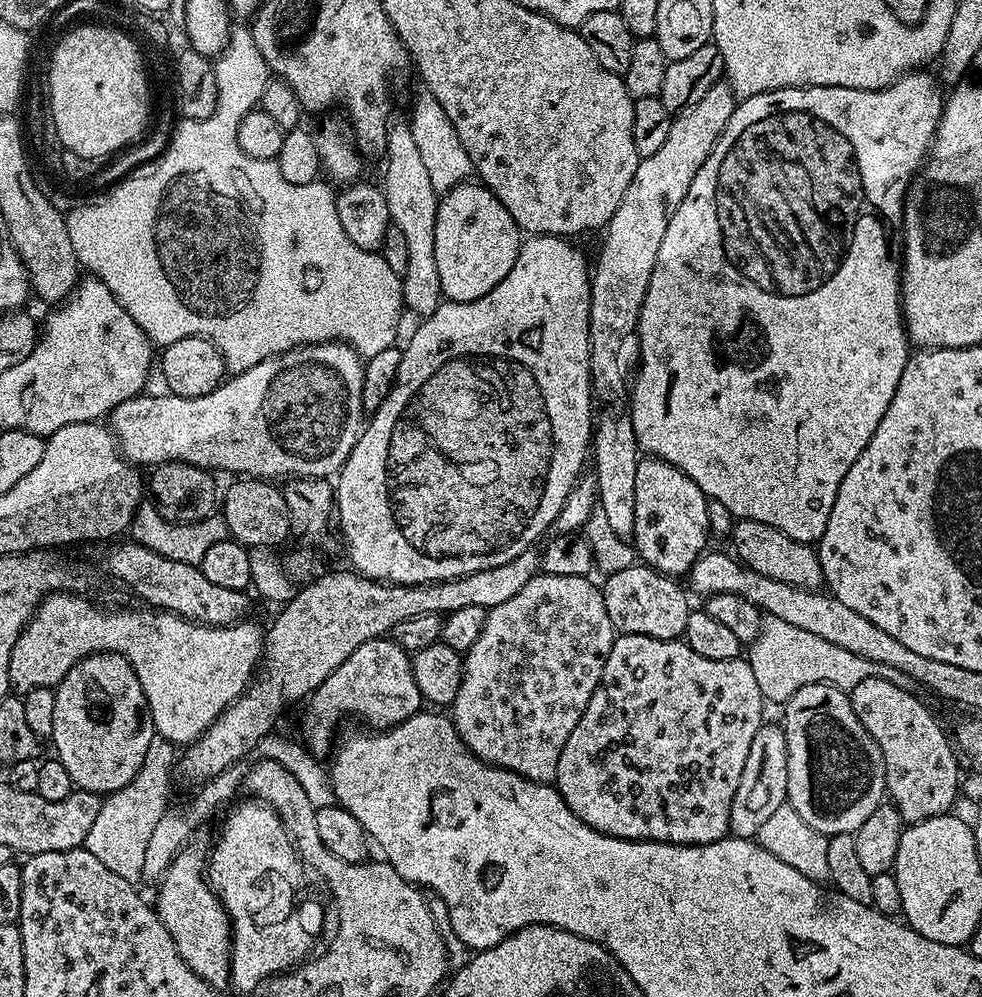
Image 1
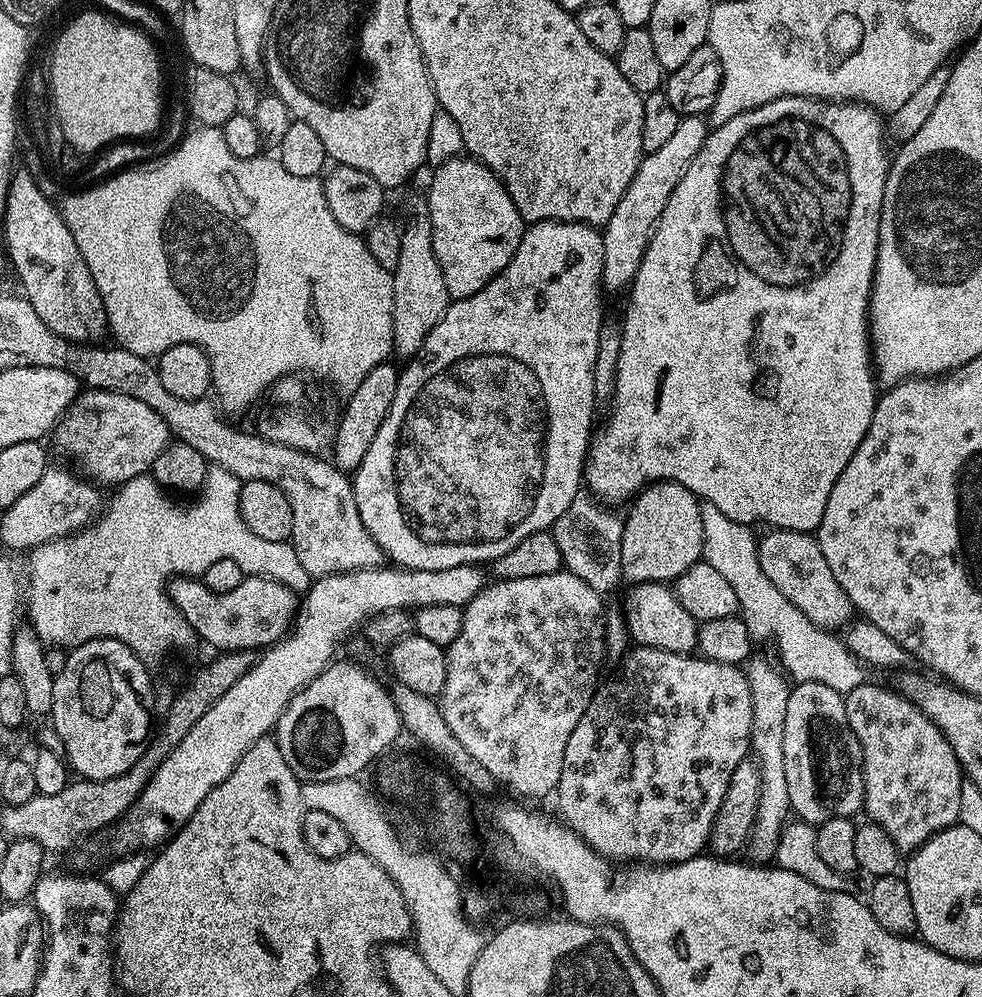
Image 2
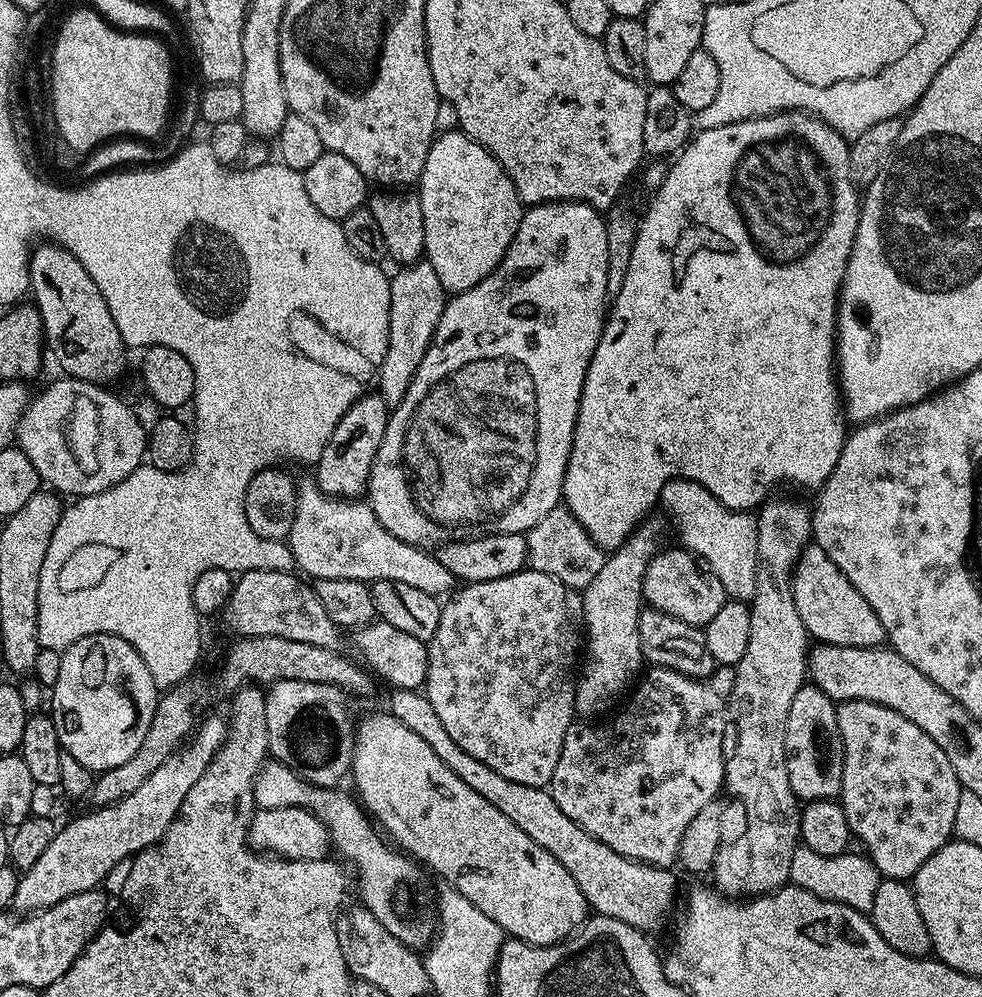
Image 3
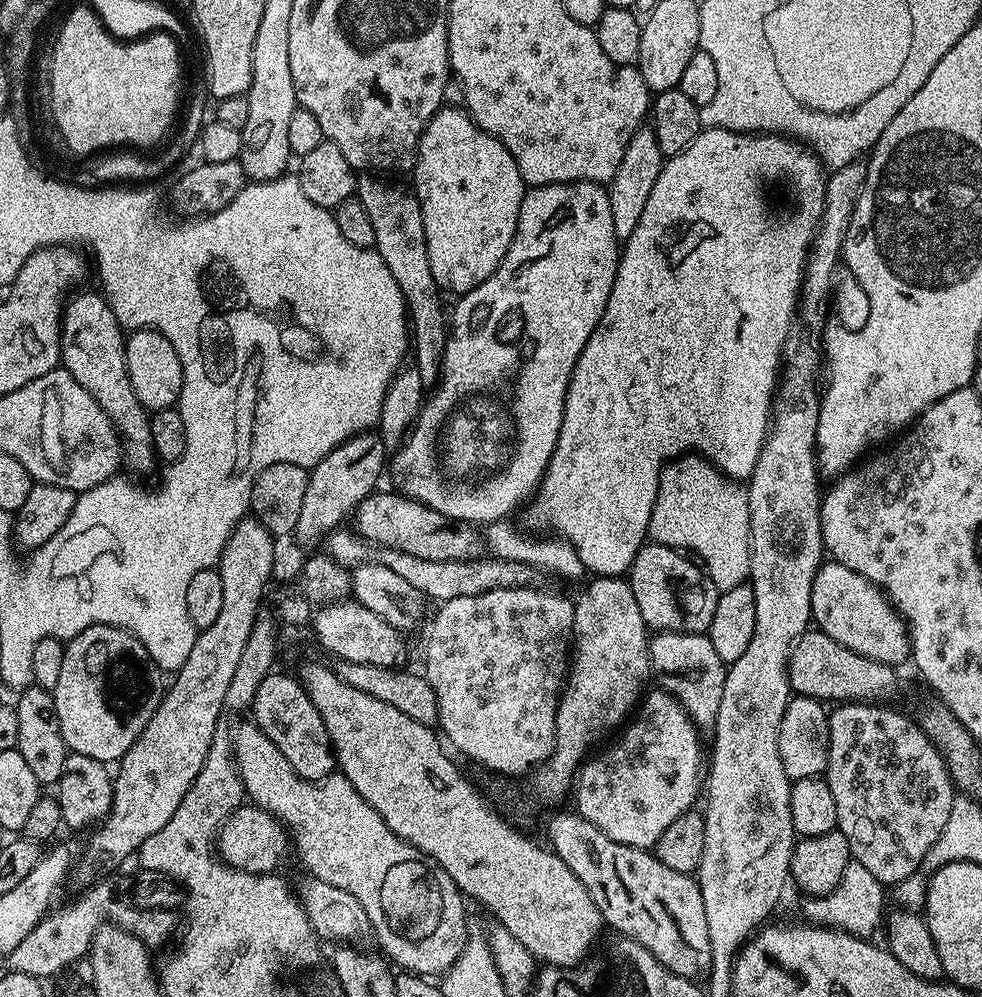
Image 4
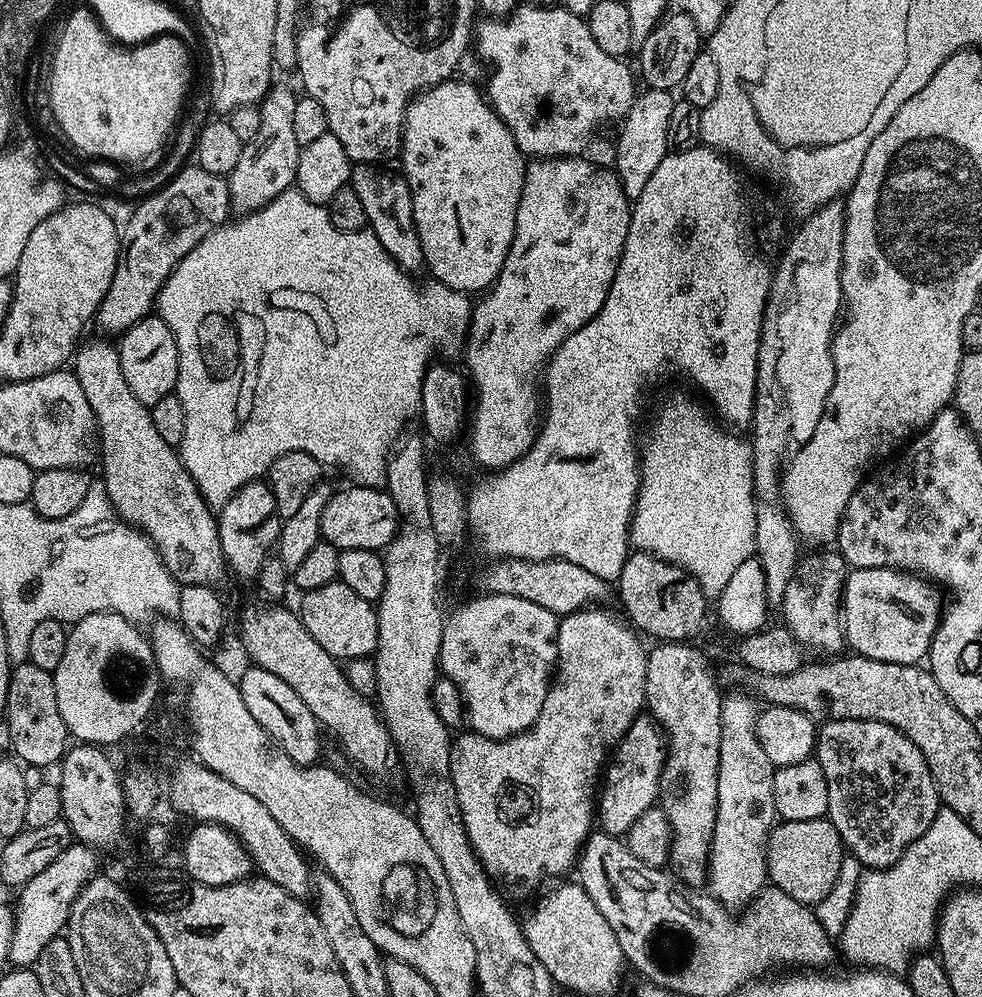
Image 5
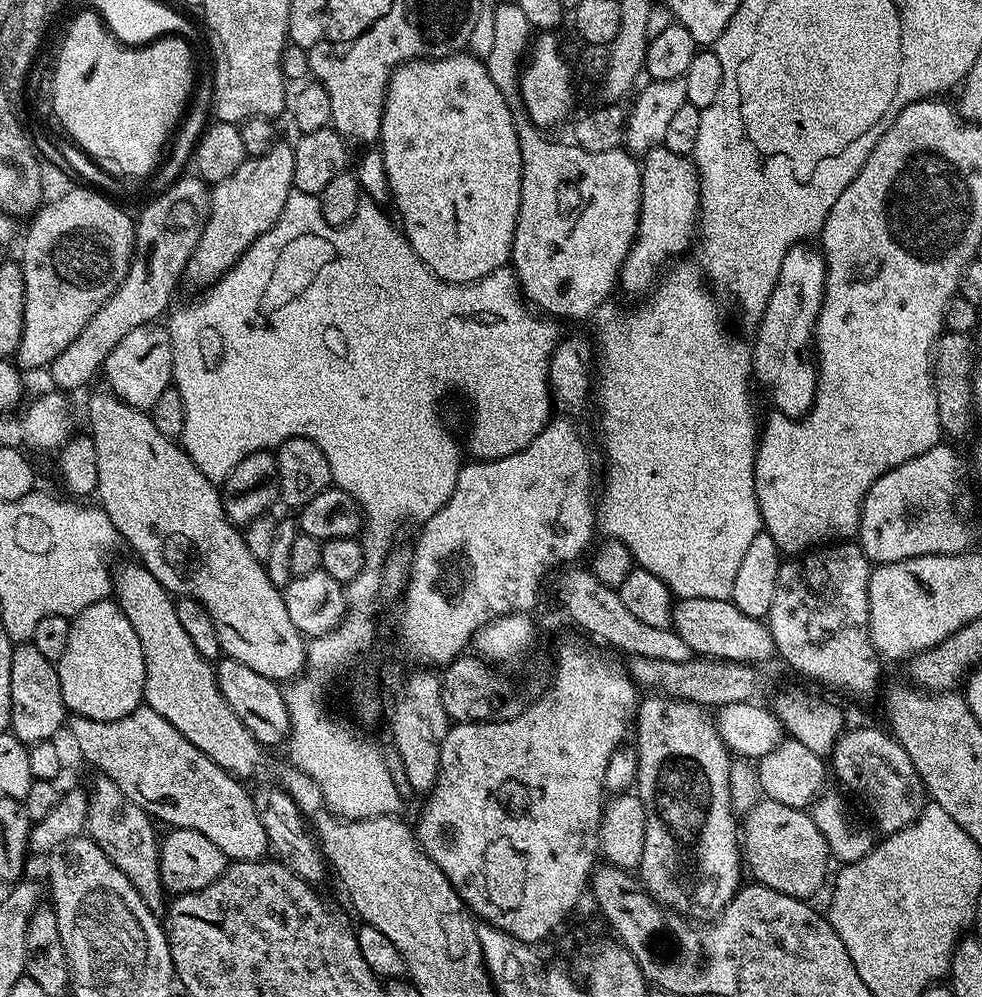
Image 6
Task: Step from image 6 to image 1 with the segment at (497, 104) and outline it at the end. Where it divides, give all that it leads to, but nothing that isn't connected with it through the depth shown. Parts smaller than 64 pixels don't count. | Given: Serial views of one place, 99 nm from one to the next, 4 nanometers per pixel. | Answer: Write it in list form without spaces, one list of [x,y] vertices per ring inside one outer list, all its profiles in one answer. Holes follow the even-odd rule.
[[[463,182],[440,196],[438,214],[434,222],[434,262],[438,262],[438,282],[442,282],[444,296],[454,302],[474,302],[482,294],[490,294],[514,266],[522,243],[520,228],[510,218],[510,210],[498,202],[489,188],[479,182]]]

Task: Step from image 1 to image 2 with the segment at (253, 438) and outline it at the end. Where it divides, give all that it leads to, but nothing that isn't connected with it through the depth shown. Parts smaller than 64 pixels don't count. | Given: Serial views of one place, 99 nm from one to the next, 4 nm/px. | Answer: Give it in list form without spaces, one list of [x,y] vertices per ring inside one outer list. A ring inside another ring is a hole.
[[[296,374],[283,376],[268,389],[266,400],[272,403],[272,408],[261,410],[260,417],[256,420],[255,431],[265,439],[278,442],[282,446],[313,454],[327,453],[336,441],[337,413],[320,408],[308,416],[308,388],[300,380],[303,379]],[[99,390],[81,391],[64,417],[56,423],[55,436],[57,446],[70,459],[80,463],[79,471],[100,486],[119,486],[130,478],[145,475],[154,458],[158,458],[170,442],[166,422],[162,422],[150,406],[126,394]]]

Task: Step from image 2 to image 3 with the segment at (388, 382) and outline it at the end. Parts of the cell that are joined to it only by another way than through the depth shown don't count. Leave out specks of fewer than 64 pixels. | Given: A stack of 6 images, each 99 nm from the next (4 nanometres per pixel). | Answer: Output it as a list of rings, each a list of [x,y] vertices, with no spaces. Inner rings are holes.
[[[365,394],[342,414],[330,442],[322,450],[319,460],[314,465],[314,479],[318,487],[327,496],[338,496],[342,500],[354,500],[363,497],[368,491],[372,477],[374,458],[382,438],[386,434],[390,406],[379,394]]]

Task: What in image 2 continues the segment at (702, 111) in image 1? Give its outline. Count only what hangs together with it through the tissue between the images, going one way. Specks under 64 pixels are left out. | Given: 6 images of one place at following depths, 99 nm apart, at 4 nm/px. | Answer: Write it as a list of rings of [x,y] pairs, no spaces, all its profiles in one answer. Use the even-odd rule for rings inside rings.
[[[685,116],[678,122],[671,138],[640,161],[634,178],[630,178],[630,186],[626,186],[626,194],[622,194],[622,202],[618,202],[614,214],[610,214],[610,222],[602,228],[604,253],[600,283],[605,293],[623,293],[631,285],[658,218],[662,210],[666,210],[670,194],[674,194],[674,186],[678,186],[682,174],[686,174],[686,166],[690,166],[694,154],[702,150],[709,131],[710,125],[704,116]]]

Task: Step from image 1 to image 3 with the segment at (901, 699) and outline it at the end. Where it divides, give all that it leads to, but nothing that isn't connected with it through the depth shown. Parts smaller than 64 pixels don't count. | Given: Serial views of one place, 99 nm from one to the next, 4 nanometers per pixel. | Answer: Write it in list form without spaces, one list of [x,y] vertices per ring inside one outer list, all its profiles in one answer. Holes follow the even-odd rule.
[[[842,700],[836,704],[838,730],[842,734],[844,761],[842,762],[842,786],[838,802],[844,808],[846,822],[853,837],[864,843],[863,851],[881,877],[889,880],[911,881],[916,871],[942,845],[953,839],[955,815],[961,792],[958,774],[950,766],[950,758],[942,754],[942,746],[923,730],[918,730],[910,718],[878,706],[878,702]]]

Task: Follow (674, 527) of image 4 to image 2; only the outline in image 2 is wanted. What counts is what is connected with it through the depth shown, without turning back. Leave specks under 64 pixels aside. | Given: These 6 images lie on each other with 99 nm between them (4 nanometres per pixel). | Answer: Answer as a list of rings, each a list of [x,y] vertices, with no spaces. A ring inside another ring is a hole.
[[[701,503],[702,538],[704,539],[703,563],[714,566],[738,597],[740,619],[746,622],[746,630],[753,641],[773,640],[780,655],[778,664],[796,684],[822,682],[840,693],[854,690],[854,686],[865,683],[865,665],[844,645],[843,639],[831,631],[818,627],[802,610],[798,610],[766,578],[758,562],[758,536],[749,525],[734,522],[718,510],[718,506]]]

